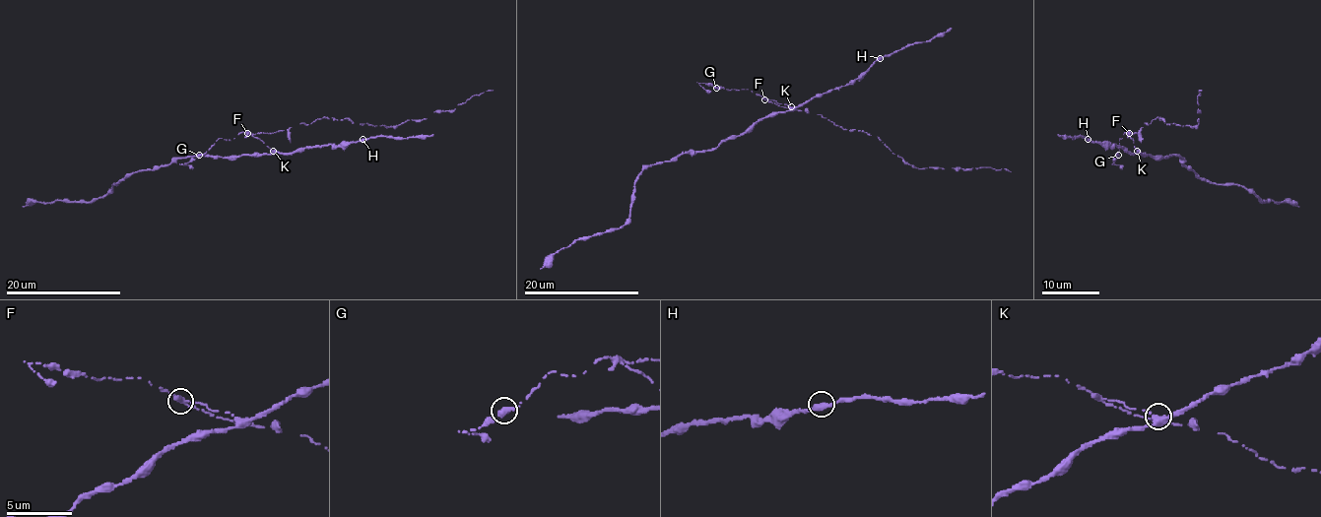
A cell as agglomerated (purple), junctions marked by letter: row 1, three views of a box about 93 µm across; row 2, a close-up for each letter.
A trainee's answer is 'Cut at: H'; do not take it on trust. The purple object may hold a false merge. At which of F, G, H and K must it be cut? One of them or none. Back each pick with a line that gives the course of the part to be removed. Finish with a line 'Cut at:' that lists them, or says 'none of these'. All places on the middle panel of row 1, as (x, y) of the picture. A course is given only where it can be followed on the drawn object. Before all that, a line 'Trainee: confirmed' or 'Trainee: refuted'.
Trainee: refuted
F: foreign part runs (765, 99), (787, 108), (820, 114), (839, 127), (879, 137), (905, 163), (917, 168), (990, 166), (1010, 171)
Cut at: F

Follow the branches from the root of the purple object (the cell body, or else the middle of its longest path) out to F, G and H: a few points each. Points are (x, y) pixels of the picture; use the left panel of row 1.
F: (266, 154), (272, 151), (247, 133)
G: (266, 154), (272, 151), (259, 139), (240, 132), (231, 141), (219, 138), (209, 151), (199, 155)
H: (266, 154), (292, 154), (297, 149), (363, 139)

